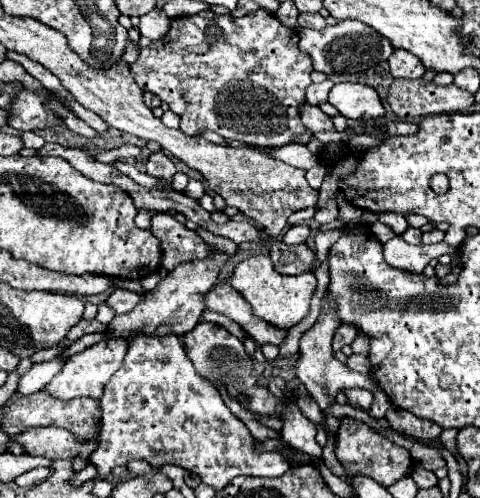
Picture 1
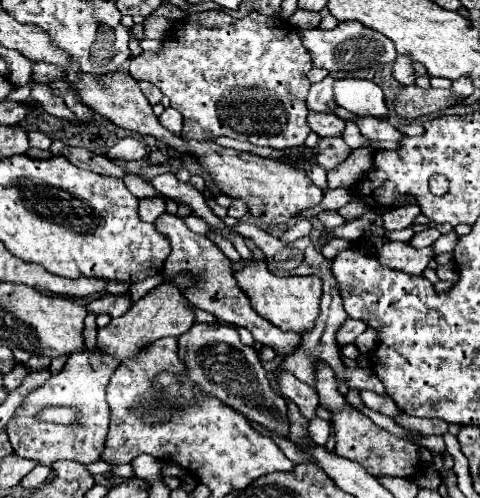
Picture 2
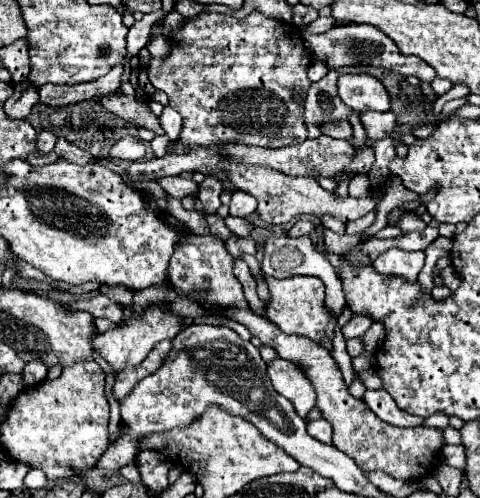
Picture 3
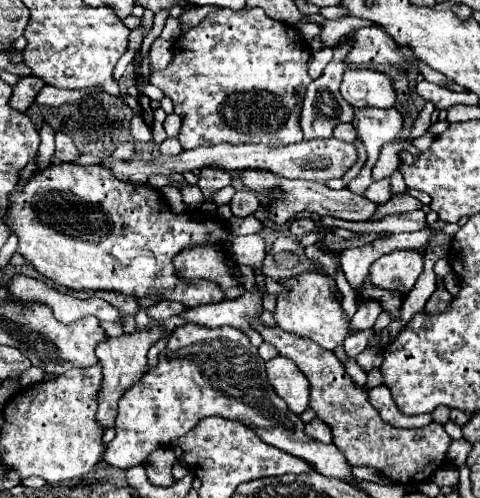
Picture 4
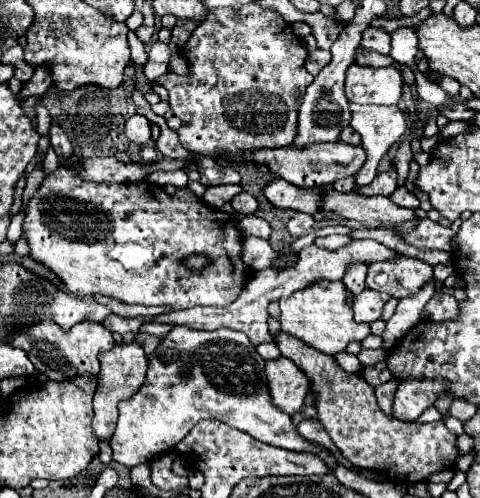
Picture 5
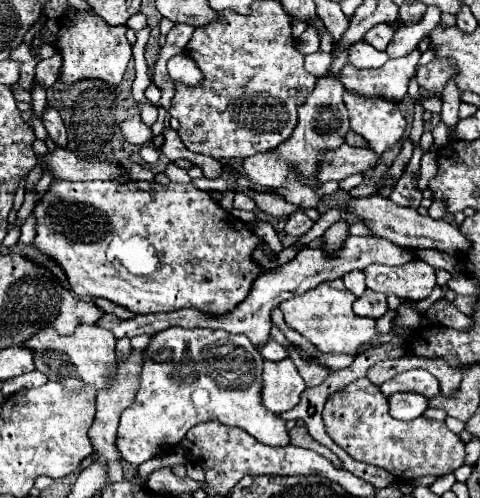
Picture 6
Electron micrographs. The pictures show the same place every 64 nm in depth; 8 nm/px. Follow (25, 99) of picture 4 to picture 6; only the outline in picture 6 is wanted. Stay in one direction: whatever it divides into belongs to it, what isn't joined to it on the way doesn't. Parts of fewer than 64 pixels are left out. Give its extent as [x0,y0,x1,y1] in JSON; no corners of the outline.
[36,52,62,88]

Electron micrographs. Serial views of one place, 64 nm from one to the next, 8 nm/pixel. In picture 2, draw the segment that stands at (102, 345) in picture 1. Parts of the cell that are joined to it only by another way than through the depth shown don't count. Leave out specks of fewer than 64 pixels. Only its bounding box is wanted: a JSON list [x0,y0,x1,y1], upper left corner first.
[6,350,120,468]

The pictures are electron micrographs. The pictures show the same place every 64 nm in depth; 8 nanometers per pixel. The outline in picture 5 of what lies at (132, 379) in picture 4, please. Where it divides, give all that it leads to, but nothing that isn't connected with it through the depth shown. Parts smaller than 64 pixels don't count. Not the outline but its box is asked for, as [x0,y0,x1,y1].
[92,342,146,442]

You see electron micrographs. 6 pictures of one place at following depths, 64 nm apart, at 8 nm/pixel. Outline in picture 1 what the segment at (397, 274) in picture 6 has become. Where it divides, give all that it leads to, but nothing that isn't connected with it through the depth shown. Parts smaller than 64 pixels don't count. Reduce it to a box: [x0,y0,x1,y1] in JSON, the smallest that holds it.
[384,236,456,274]

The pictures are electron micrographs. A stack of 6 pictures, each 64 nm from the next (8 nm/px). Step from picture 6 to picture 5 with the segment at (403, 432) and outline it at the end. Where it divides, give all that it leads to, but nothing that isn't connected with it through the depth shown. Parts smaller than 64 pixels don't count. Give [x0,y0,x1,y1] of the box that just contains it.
[274,332,458,482]

